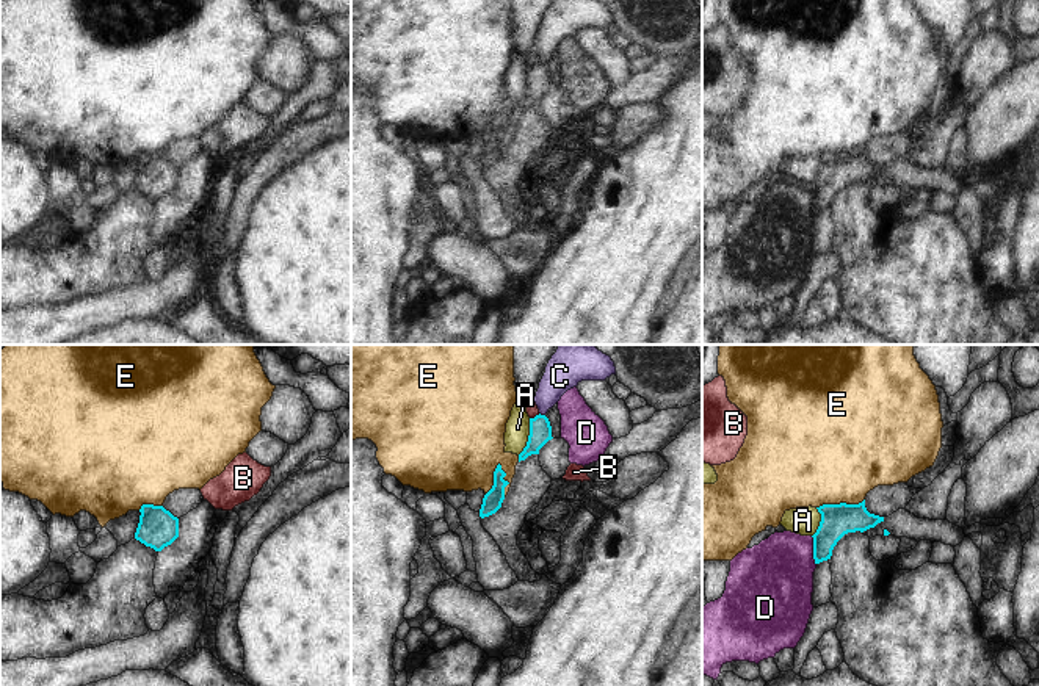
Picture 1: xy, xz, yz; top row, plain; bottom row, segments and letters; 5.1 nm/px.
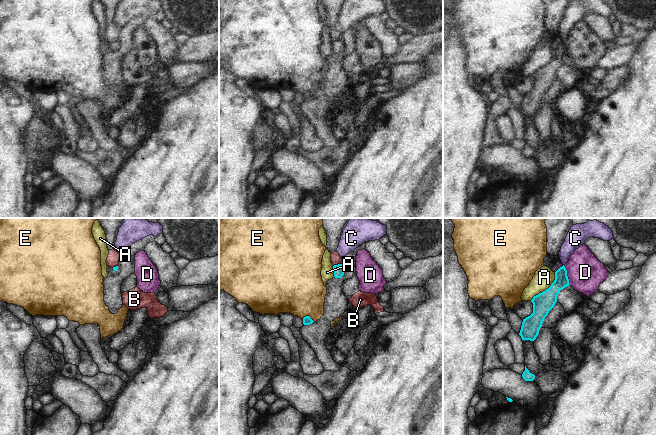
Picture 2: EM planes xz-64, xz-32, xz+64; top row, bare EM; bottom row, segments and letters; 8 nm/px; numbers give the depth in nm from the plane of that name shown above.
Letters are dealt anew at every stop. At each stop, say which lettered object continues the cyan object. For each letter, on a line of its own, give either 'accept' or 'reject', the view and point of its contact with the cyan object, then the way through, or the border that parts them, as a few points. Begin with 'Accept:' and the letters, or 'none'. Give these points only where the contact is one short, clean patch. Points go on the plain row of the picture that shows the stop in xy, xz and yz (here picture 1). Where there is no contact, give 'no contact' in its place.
Accept: C
A: reject; meets cyan in xz at (528, 86); border along xz (530, 68), (527, 94), (517, 104)
B: reject; meets cyan in xz at (536, 64); border along xz (539, 63), (530, 68)
C: accept; meets cyan in xz at (543, 64); runs through xz (539, 75), (543, 64), (544, 49), (563, 21)
D: reject; meets cyan in yz at (814, 199)
E: reject; meets cyan in xz at (494, 127); border along xz (499, 111), (494, 121), (494, 133), (486, 143)

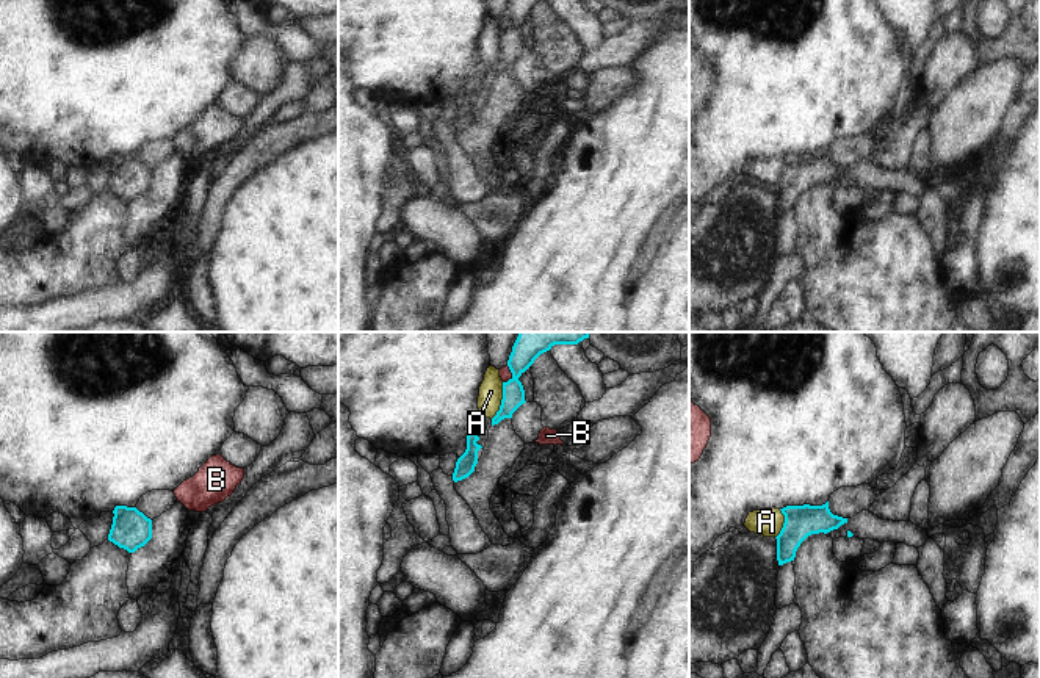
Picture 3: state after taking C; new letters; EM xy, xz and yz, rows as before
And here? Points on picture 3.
Accept: none
A: reject; meets cyan in xz at (501, 50); border along xz (503, 32), (500, 58), (491, 68)
B: reject; meets cyan in xz at (512, 24)

